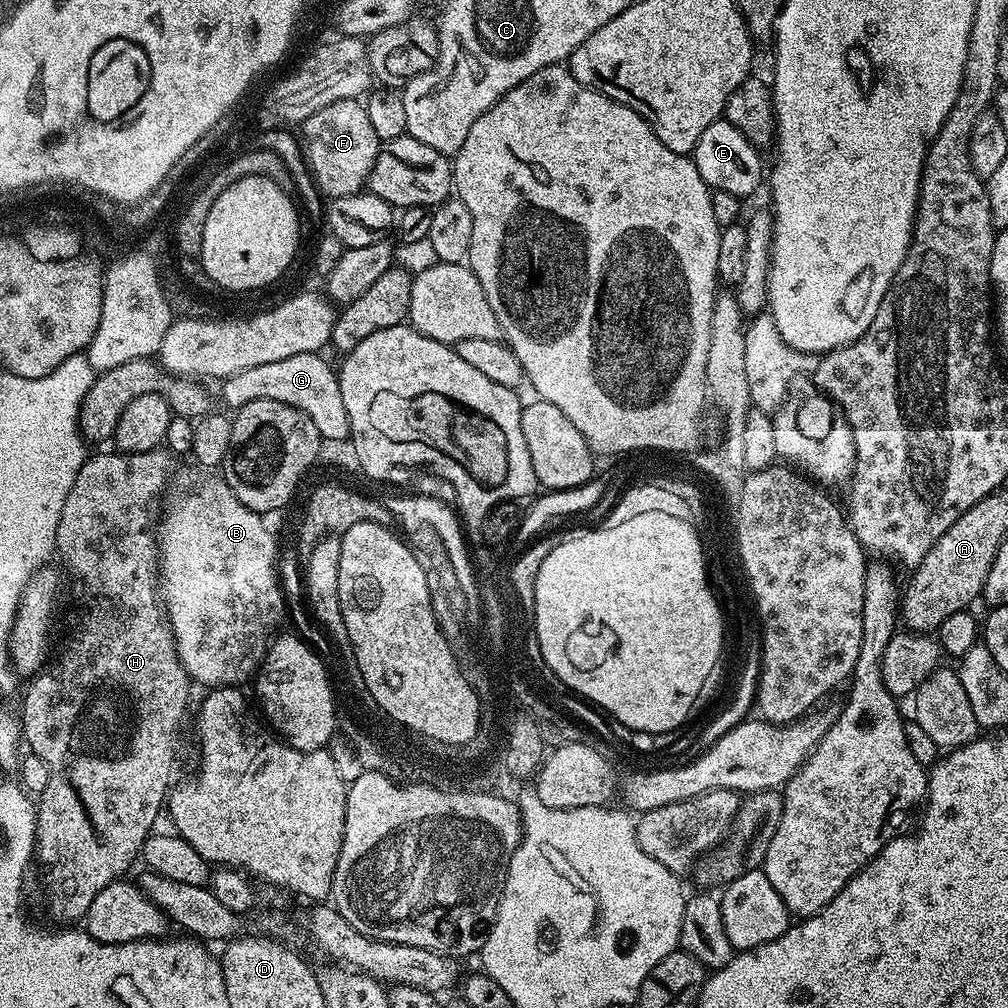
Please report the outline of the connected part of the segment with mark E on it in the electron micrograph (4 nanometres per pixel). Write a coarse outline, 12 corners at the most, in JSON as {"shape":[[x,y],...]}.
{"shape":[[721,118],[690,155],[713,192],[747,198],[761,149]]}

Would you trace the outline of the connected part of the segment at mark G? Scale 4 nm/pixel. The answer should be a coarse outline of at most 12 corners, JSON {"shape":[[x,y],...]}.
{"shape":[[320,352],[238,370],[232,410],[273,400],[302,410],[329,442],[351,437],[337,369]]}

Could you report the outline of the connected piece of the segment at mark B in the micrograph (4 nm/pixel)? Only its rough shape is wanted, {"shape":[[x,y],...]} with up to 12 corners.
{"shape":[[223,479],[158,520],[158,588],[205,689],[286,616],[278,542]]}

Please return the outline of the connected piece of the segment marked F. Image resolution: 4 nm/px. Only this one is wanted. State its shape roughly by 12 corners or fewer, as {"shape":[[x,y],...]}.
{"shape":[[359,99],[302,122],[325,197],[365,191],[381,140]]}

